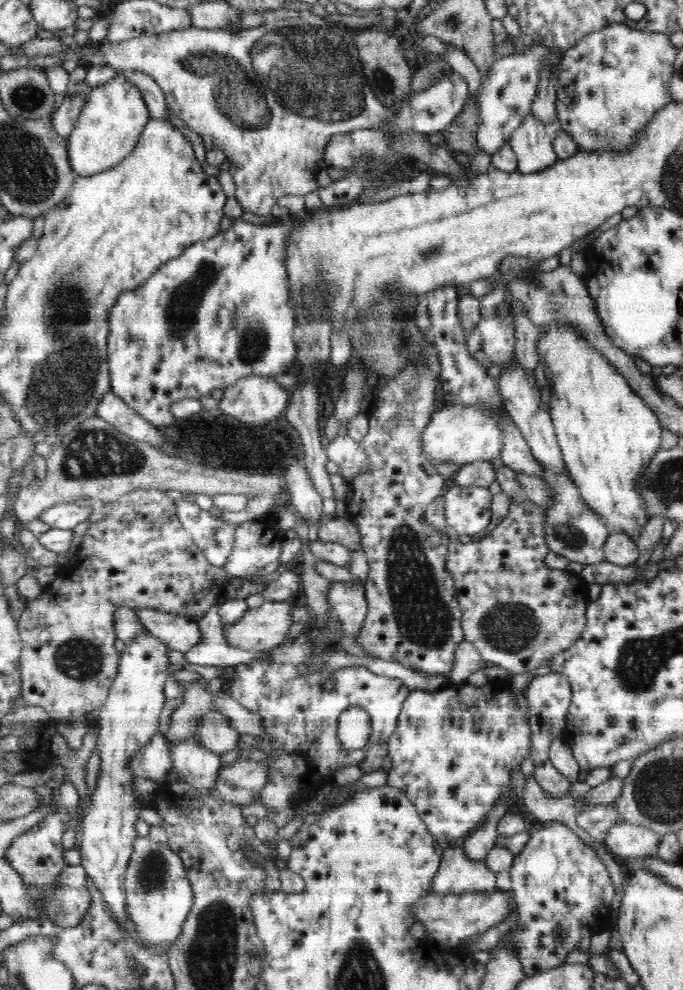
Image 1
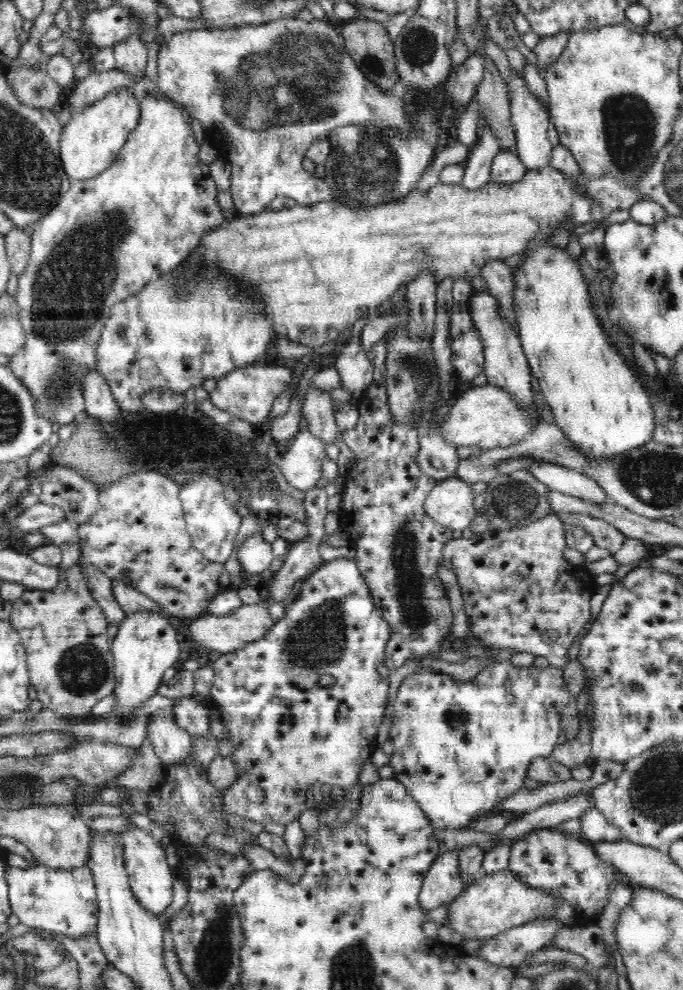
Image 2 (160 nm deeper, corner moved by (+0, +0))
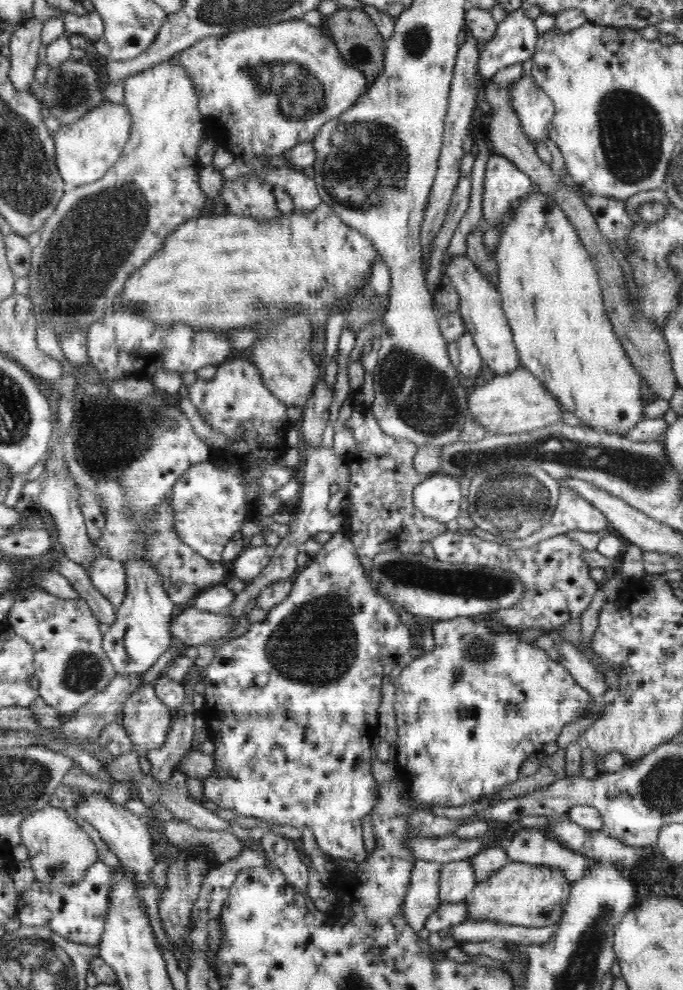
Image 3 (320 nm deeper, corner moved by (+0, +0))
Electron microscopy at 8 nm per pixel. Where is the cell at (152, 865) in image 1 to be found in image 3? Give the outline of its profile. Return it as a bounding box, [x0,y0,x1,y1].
[72,794,157,885]

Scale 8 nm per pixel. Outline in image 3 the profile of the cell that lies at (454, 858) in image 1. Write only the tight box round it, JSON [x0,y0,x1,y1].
[404,860,442,933]

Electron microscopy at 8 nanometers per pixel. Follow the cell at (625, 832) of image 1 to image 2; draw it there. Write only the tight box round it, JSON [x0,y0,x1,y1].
[579,809,624,842]

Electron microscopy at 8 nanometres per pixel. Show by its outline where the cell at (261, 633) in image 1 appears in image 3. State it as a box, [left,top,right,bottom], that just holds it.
[169,606,238,647]

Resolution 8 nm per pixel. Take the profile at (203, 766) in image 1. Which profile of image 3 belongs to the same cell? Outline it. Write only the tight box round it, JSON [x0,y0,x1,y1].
[121,683,172,756]

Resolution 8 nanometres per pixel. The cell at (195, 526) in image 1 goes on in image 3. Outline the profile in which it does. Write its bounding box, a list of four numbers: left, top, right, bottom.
[170,358,294,562]

